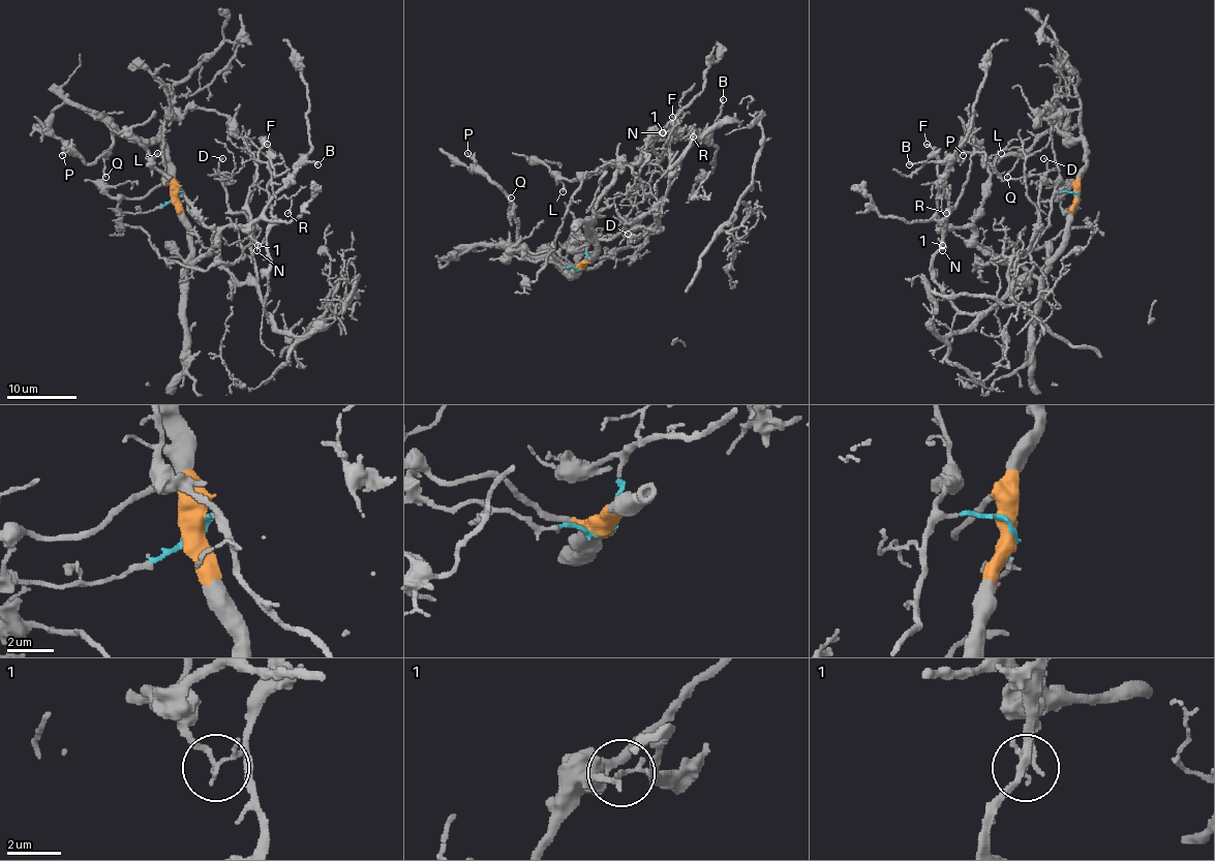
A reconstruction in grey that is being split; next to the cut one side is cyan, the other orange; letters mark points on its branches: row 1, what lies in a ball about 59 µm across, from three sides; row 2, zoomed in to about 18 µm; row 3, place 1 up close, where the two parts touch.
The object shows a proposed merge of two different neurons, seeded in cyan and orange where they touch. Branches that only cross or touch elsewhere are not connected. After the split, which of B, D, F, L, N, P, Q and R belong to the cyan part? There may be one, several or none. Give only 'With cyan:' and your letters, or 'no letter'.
With cyan: D, F, N, R

